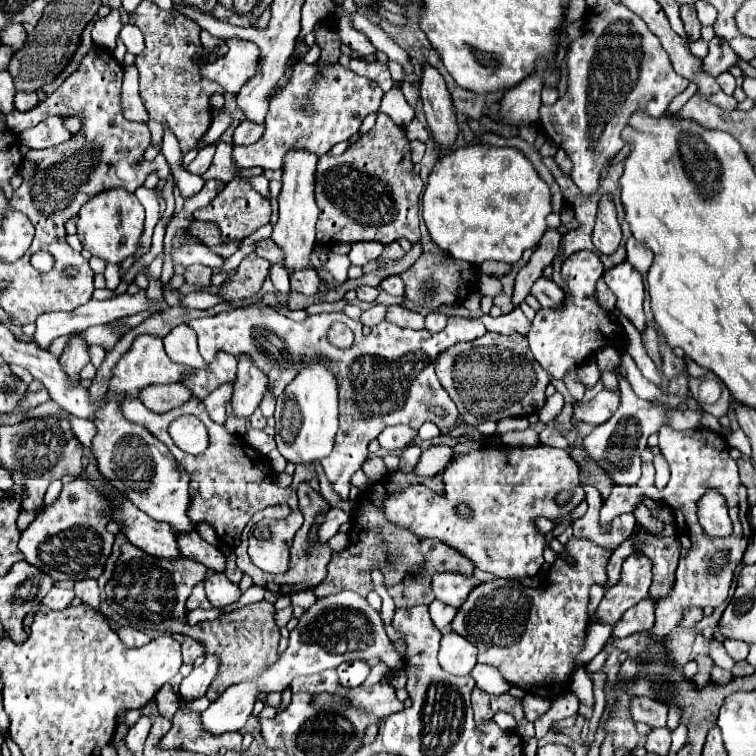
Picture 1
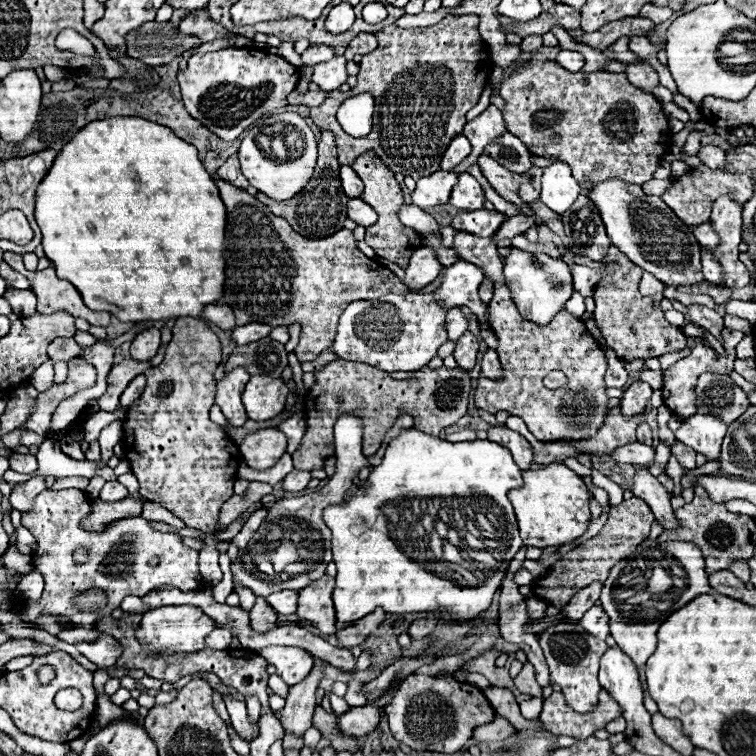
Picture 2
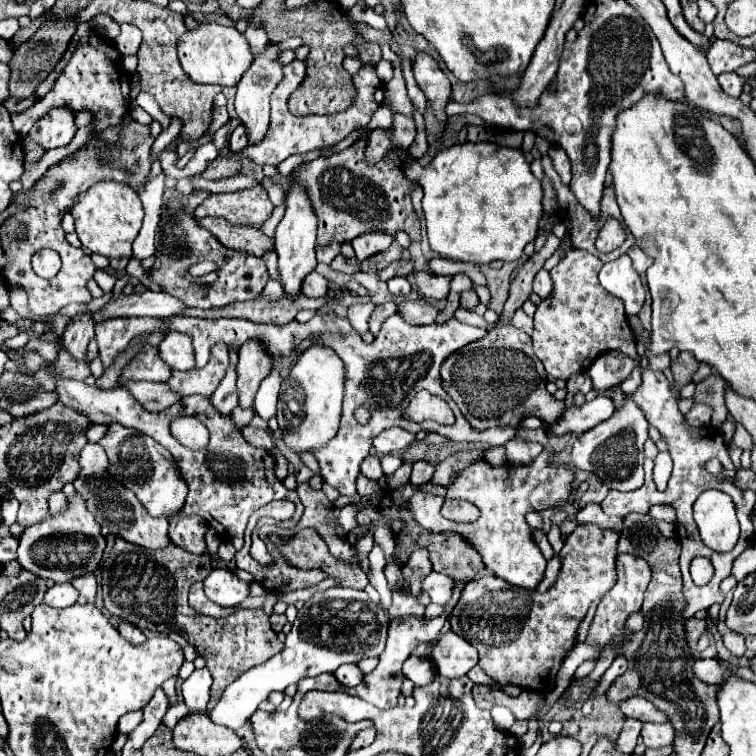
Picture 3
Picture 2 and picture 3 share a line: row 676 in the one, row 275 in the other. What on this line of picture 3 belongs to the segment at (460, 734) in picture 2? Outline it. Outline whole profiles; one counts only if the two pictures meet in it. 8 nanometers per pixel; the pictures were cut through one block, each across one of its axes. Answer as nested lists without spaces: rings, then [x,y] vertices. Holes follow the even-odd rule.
[[[414,270],[408,274],[408,282],[412,284],[412,290],[416,290],[428,300],[446,298],[450,292],[450,280],[452,276],[438,276],[428,270]]]

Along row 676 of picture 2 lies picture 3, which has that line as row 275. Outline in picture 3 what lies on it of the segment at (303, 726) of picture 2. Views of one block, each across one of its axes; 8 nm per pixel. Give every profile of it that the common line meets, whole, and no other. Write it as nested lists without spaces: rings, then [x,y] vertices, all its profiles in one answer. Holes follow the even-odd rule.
[[[318,272],[308,274],[306,282],[302,282],[302,294],[304,296],[320,298],[320,296],[326,296],[326,290],[328,290],[328,280],[324,276],[320,276]]]

